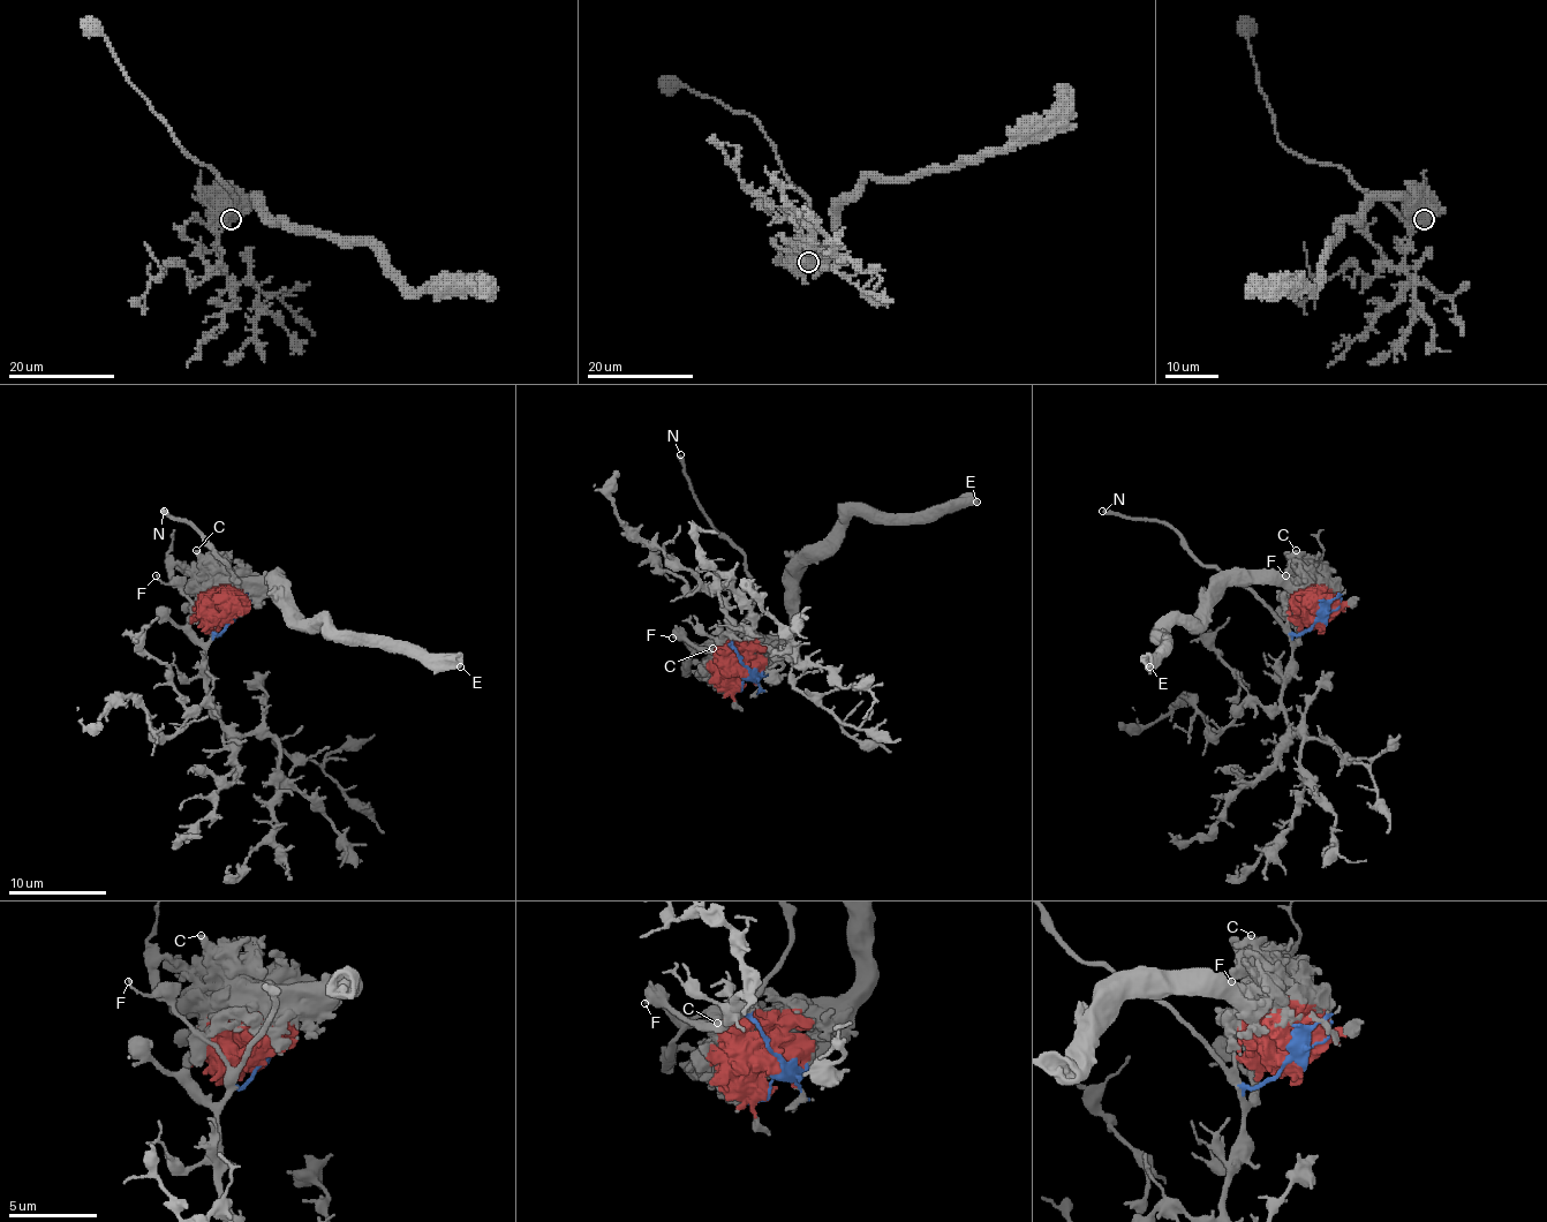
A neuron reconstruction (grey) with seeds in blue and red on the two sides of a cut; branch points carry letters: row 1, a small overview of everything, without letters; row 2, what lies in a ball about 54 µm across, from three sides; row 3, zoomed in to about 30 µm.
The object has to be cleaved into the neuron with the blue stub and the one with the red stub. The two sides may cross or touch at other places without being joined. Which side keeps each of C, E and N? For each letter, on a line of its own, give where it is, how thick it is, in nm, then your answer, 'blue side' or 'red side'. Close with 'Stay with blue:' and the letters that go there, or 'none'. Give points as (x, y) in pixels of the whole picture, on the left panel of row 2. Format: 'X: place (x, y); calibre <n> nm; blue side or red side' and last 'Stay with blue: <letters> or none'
C: place (196, 550); calibre 280 nm; red side
E: place (460, 666); calibre 550 nm; red side
N: place (164, 511); calibre 360 nm; blue side
Stay with blue: N

